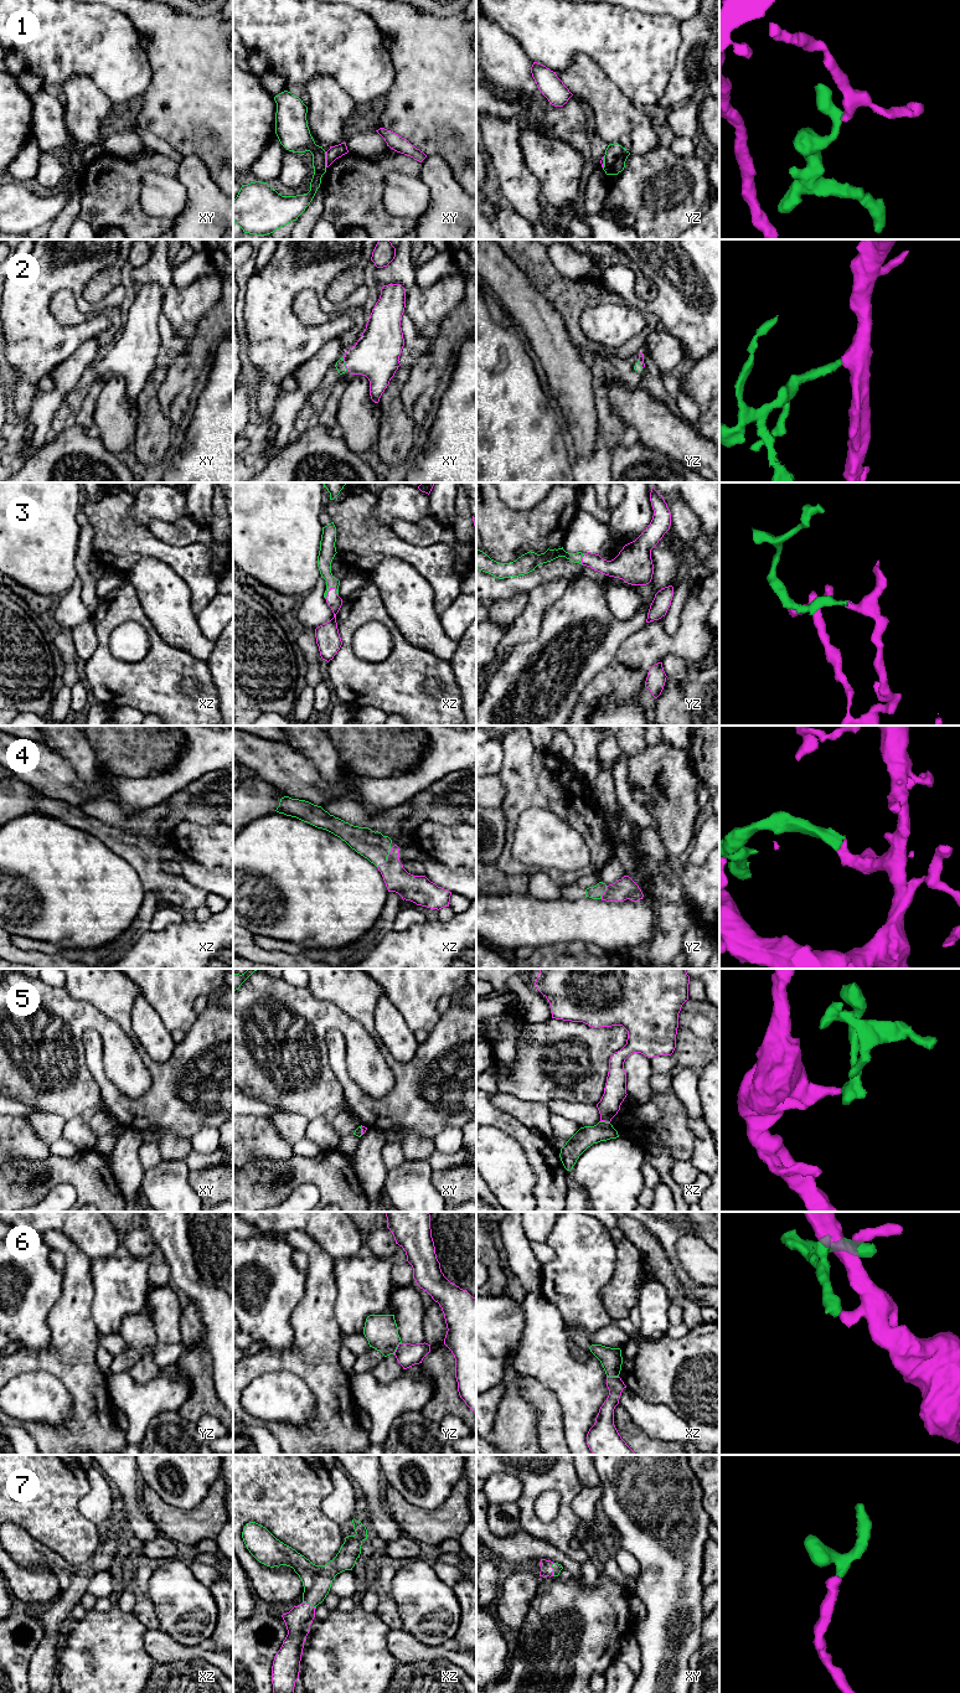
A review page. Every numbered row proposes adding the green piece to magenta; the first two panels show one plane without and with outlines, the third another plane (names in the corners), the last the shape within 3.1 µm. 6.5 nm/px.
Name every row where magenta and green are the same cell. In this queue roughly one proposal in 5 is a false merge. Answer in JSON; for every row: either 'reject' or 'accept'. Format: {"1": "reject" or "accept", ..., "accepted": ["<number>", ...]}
{"1": "reject", "2": "accept", "3": "accept", "4": "accept", "5": "reject", "6": "reject", "7": "accept", "accepted": ["2", "3", "4", "7"]}

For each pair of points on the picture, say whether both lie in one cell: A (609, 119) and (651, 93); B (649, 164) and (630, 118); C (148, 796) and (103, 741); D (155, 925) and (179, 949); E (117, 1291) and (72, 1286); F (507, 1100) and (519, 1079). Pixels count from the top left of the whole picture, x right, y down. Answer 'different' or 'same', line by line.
A: different
B: different
C: different
D: different
E: different
F: different

